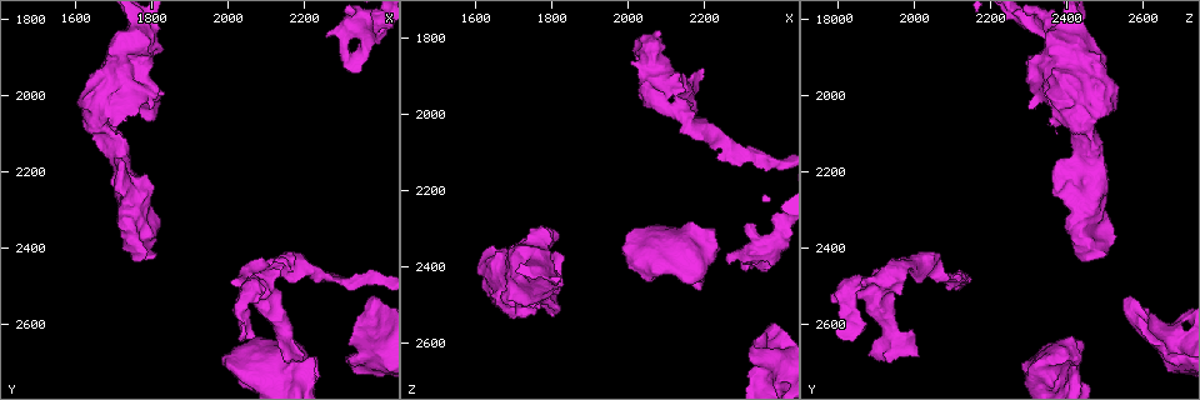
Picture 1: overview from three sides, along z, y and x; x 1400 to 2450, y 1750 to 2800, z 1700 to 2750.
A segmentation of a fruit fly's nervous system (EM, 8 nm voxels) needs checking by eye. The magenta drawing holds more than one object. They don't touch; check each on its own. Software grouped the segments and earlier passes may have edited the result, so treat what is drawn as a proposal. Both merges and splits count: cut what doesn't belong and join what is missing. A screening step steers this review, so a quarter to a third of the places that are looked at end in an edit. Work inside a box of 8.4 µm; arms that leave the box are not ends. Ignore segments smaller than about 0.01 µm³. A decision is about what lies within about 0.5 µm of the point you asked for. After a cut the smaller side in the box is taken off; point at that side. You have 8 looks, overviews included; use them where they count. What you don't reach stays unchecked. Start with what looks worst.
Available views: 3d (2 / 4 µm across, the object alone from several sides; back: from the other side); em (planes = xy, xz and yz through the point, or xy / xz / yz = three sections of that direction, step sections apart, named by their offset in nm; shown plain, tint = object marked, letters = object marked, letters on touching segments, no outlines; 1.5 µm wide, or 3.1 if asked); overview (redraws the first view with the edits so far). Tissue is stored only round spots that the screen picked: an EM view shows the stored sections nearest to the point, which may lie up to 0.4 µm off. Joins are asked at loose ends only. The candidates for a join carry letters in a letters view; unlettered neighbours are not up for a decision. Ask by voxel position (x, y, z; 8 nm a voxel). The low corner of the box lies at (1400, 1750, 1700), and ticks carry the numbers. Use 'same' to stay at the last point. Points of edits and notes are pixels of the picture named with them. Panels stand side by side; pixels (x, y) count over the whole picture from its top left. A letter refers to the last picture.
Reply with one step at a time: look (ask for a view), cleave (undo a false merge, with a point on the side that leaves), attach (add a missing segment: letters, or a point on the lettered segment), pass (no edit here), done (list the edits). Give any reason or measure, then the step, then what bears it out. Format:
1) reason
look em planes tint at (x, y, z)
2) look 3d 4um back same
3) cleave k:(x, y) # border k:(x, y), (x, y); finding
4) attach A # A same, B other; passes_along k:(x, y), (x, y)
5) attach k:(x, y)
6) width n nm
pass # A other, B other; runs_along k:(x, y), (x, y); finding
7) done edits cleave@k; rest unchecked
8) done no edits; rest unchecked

free end
look em planes plain at (2260, 1850, 2390)

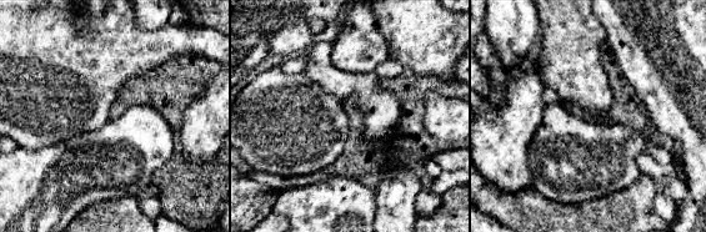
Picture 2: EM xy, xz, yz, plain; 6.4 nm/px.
look em planes tint same

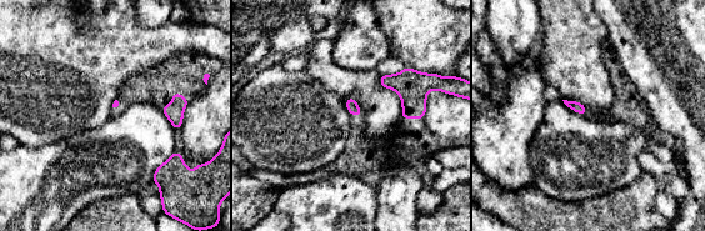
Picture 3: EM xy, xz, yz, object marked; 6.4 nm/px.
what lies round it
look em planes letters same

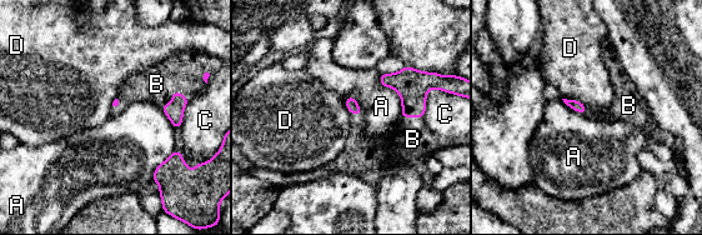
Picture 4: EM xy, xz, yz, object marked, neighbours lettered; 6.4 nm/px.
longest_contact A 320 nm
attach B # A other, B same, C other, D other; the neuron continues

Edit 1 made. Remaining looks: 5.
look overview

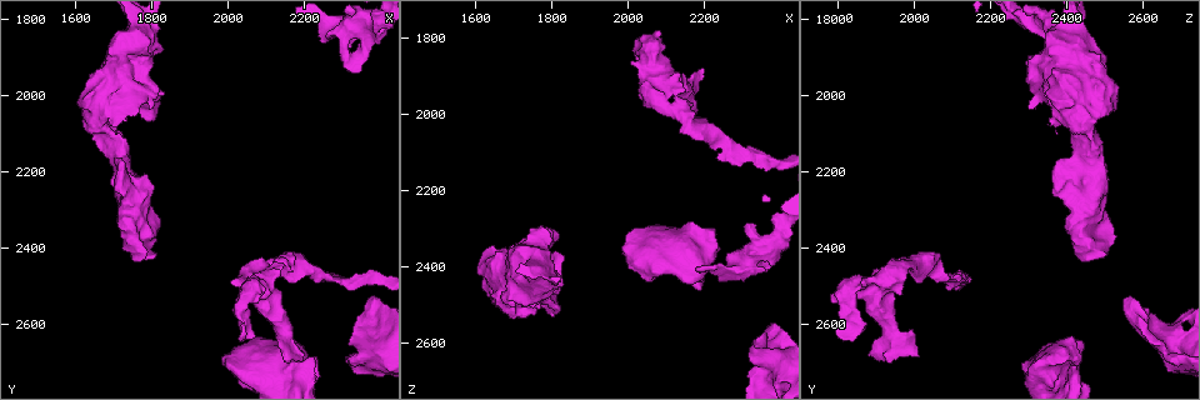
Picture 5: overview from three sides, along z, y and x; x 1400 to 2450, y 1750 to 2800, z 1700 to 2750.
look 3d 4um at (2145, 2645, 2445)

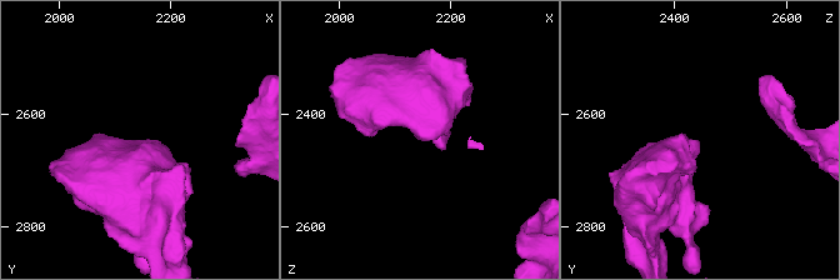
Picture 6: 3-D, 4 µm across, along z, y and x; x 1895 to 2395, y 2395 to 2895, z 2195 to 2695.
look em planes letters at (2145, 2650, 2445)

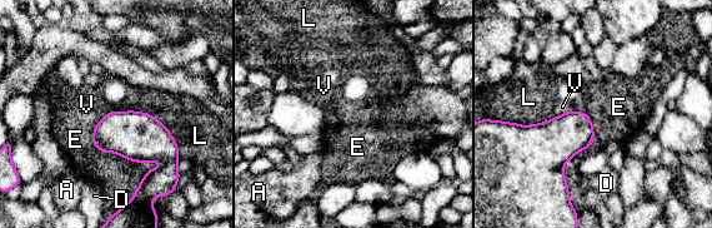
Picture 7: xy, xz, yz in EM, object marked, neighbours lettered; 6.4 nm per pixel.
pass # A other, D other, E other, L other, V other; border 7:(575, 110), (591, 120), (591, 147); none of them fits

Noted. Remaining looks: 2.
thick end
look em planes tint at (1695, 1910, 2495)

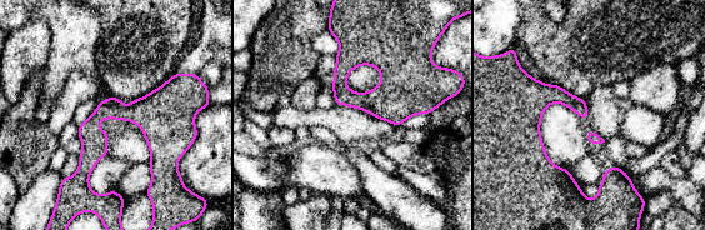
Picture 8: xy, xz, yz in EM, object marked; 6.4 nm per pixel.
look em planes letters same

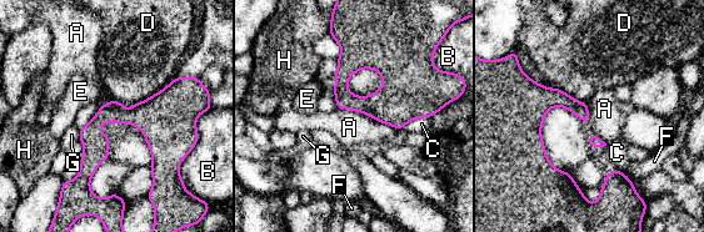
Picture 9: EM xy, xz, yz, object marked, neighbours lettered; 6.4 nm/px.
longest_contact D 360 nm
pass # A other, B other, C other, D other, E other, F other, G other, H other; no lettered segment goes on from it

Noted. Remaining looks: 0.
done edits attach@4; rest unchecked

